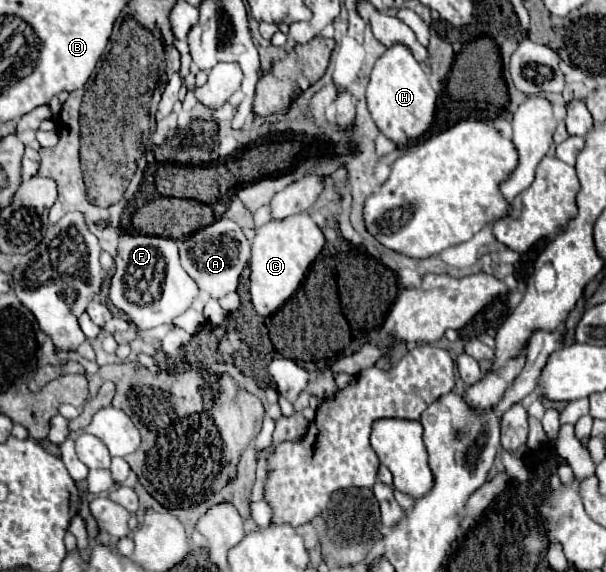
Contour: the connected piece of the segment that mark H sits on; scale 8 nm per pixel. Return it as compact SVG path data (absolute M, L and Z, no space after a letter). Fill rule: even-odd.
M402 44L386 48L386 52L378 58L366 88L366 100L376 126L396 146L404 146L406 142L422 136L434 120L436 92L432 90L422 66Z

